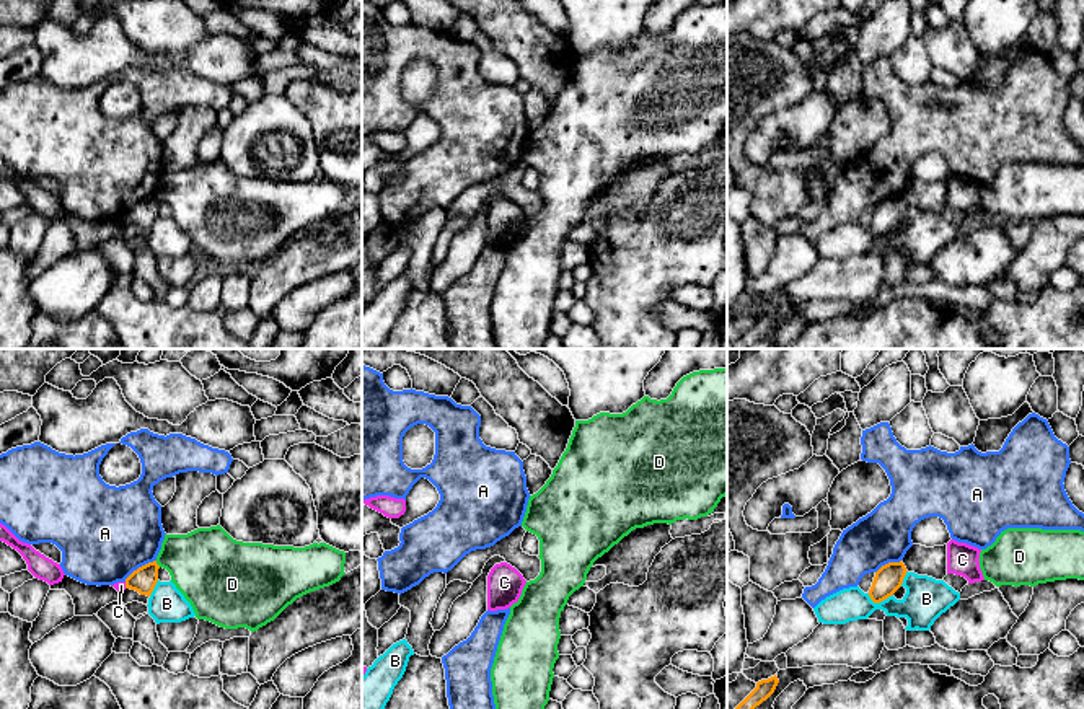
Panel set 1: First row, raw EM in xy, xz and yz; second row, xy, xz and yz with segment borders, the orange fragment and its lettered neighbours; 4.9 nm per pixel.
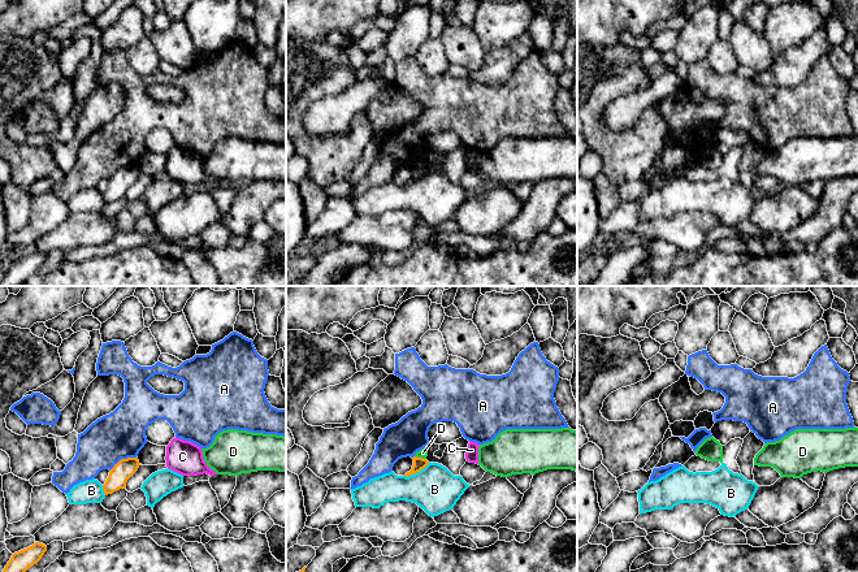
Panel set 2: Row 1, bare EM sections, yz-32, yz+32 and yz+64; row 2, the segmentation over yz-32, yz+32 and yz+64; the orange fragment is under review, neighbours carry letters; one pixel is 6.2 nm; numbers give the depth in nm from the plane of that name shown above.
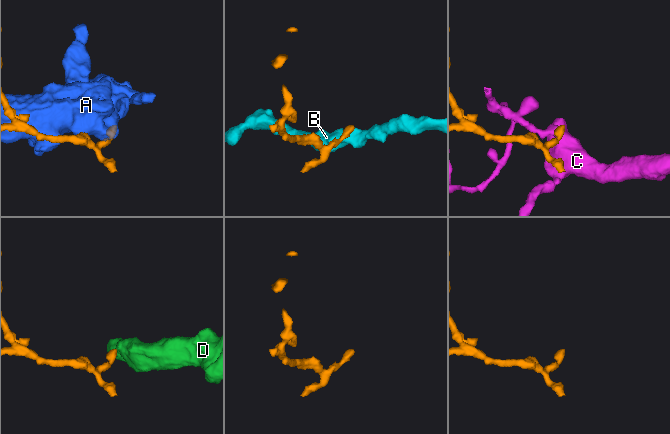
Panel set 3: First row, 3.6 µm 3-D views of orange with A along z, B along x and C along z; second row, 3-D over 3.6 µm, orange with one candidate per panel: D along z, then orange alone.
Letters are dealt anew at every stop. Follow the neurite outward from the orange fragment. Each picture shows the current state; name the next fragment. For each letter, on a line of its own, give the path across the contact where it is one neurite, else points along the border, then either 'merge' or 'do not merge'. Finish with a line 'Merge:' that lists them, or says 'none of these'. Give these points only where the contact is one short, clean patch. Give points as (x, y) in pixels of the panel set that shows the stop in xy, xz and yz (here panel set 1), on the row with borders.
A: do not merge
B: border along yz (892, 594), (879, 602), (868, 595); do not merge
C: border along xy (124, 582), (126, 587); do not merge
D: border along xy (155, 561), (160, 566); do not merge
Merge: none of these

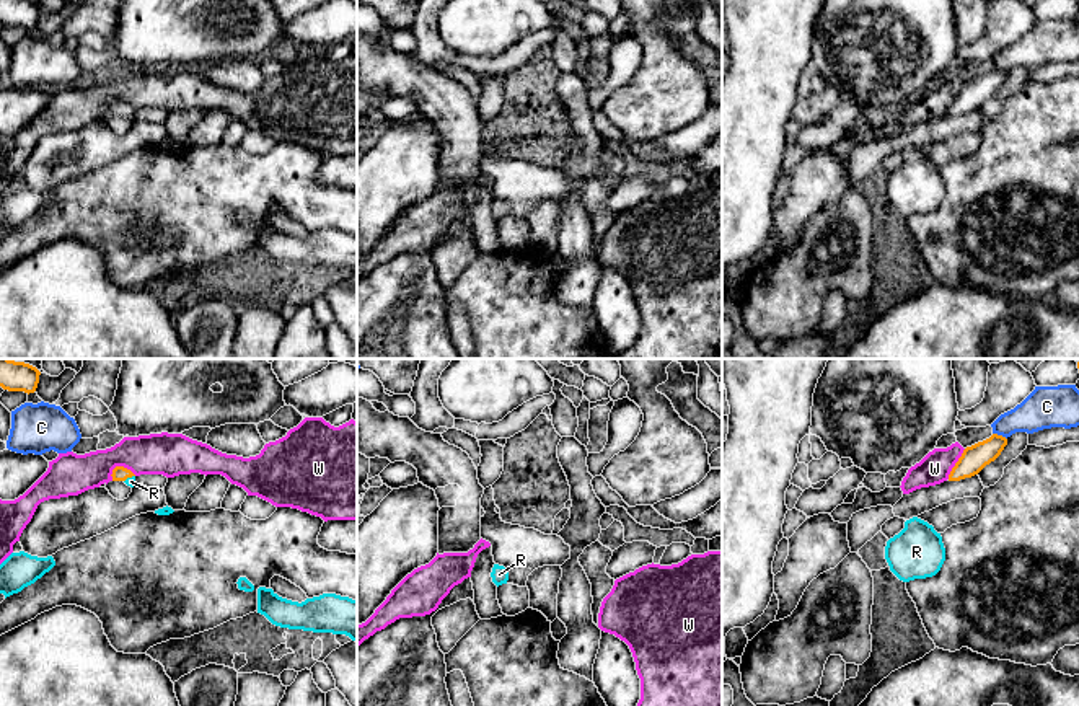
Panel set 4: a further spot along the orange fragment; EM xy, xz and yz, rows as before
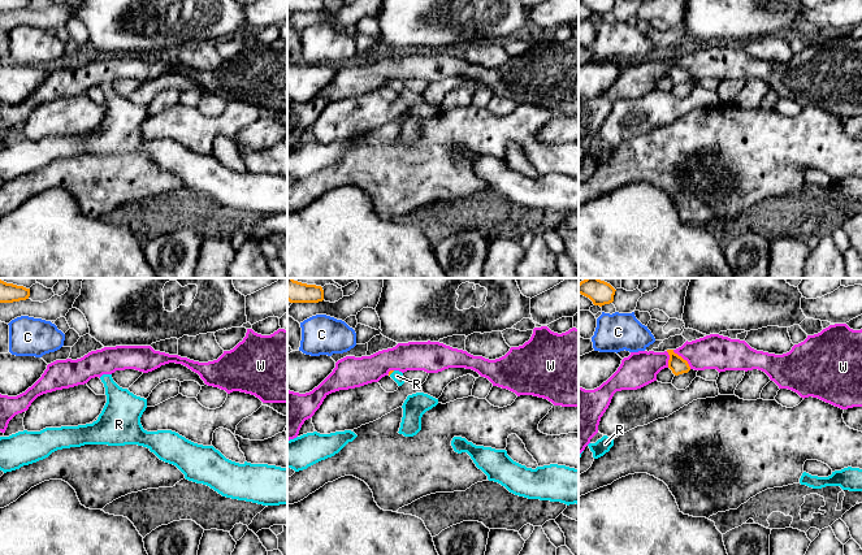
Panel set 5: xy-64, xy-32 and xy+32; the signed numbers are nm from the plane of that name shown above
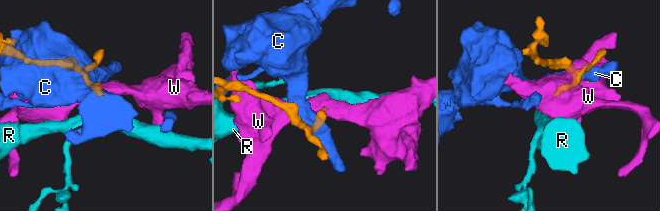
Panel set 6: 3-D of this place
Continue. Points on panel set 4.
C: do not merge
R: runs through xy (119, 473), (129, 476), (131, 481); merge
W: border along xy (110, 475), (116, 467), (126, 467), (136, 475); do not merge
Merge: R

